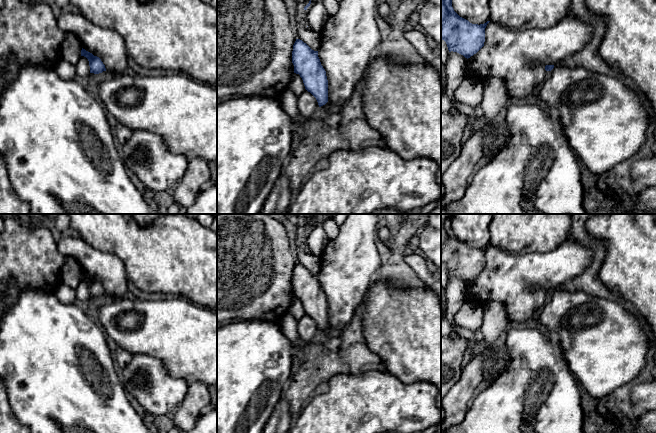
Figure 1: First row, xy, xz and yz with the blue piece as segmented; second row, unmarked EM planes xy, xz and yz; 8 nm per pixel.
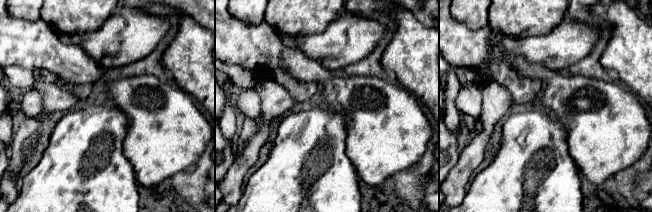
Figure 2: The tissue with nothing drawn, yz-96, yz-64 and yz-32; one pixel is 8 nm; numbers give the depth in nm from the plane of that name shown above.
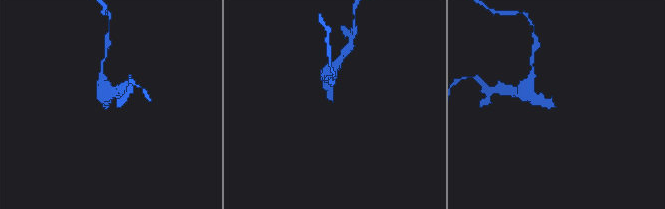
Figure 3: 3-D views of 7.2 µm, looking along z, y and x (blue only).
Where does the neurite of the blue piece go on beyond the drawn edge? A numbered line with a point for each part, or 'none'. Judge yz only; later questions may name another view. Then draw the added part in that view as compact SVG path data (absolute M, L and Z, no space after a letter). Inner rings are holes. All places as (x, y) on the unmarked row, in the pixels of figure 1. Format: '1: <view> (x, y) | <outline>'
1: yz (605, 346) | M554 290L541 309L538 325L559 340L571 373L595 398L603 398L634 380L645 366L651 346L644 322L636 313L628 312L621 300L607 300L582 291Z

